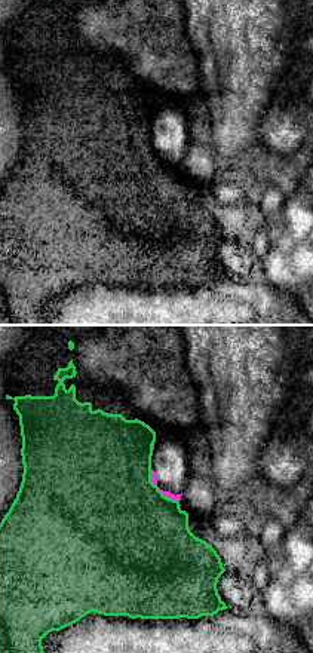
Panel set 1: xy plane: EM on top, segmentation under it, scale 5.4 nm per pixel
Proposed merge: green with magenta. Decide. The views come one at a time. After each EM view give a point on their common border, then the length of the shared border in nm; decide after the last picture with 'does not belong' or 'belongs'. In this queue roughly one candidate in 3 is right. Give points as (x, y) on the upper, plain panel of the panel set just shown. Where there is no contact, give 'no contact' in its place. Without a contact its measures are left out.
meets green at (168, 165); contact 140 nm long

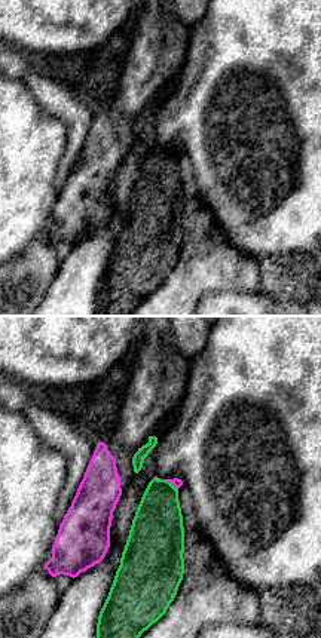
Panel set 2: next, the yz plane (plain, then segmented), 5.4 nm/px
meets green at (170, 150); contact 90 nm long

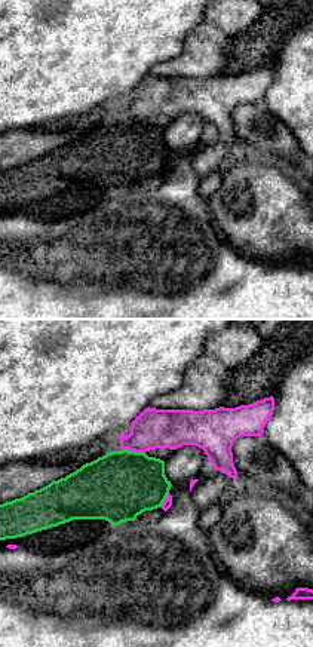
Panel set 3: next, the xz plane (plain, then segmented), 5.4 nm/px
meets green at (134, 119); contact 130 nm long

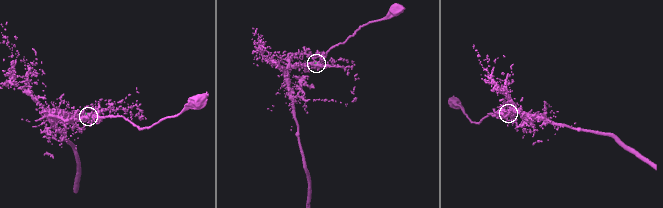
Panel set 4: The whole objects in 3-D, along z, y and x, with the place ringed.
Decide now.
does not belong

